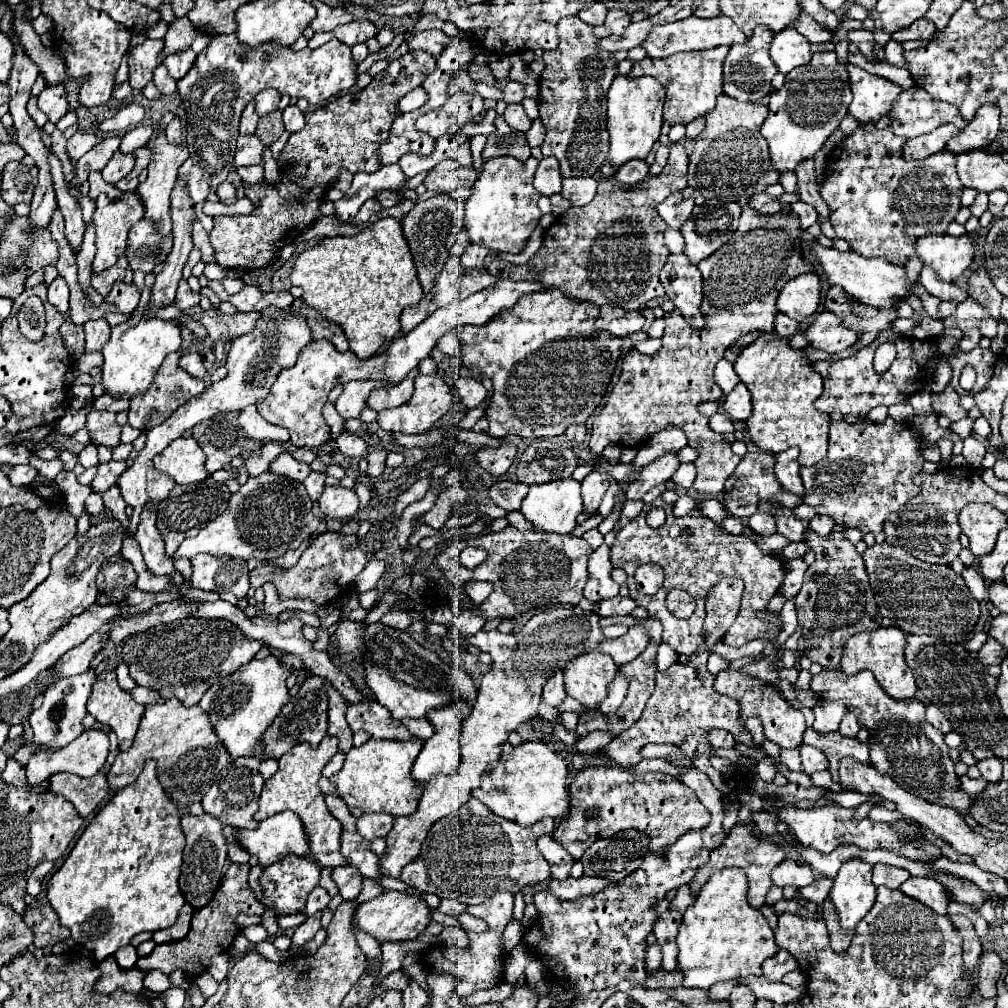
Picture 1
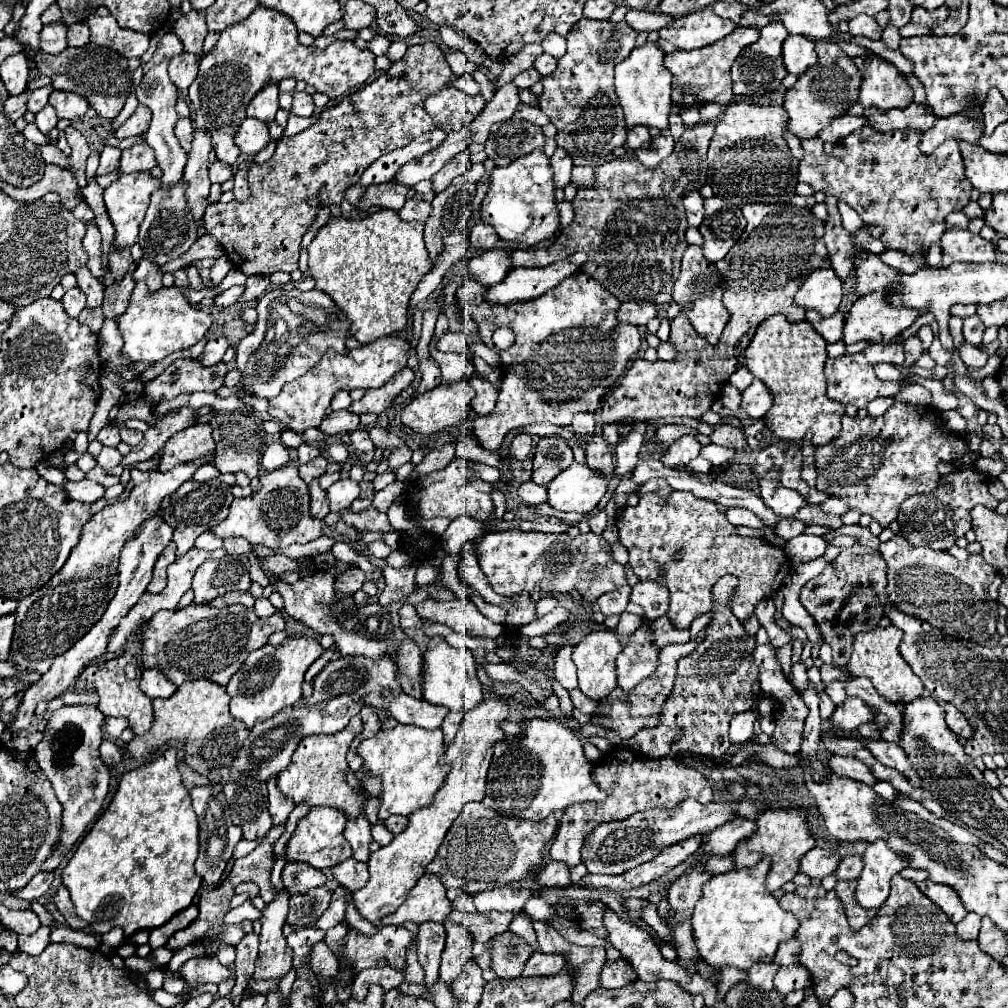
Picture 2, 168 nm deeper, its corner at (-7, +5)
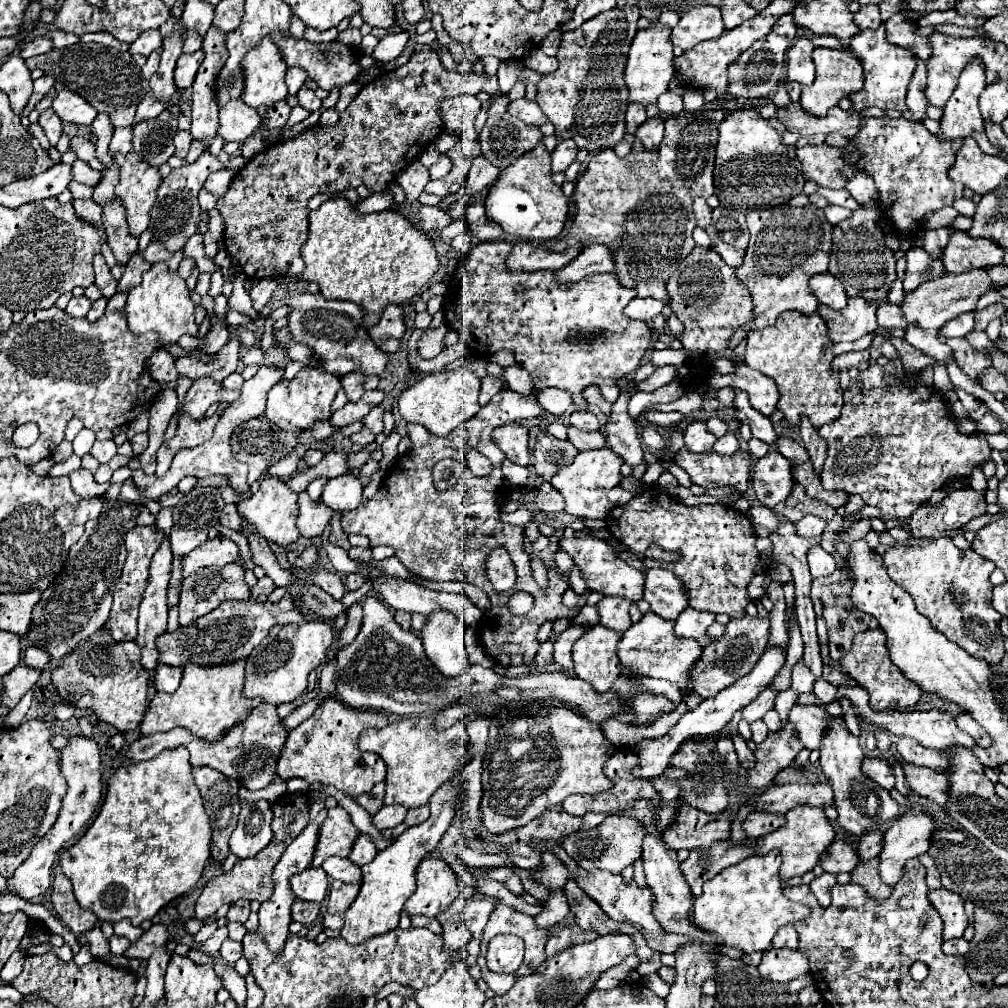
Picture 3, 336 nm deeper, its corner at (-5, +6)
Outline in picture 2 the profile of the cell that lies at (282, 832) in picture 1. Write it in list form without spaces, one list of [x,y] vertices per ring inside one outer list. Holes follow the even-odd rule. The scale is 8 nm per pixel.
[[[312,806],[310,812],[298,822],[290,840],[286,842],[284,858],[306,862],[314,868],[332,868],[334,864],[348,860],[352,856],[352,850],[350,850],[350,844],[346,842],[344,834],[342,834],[344,826],[346,826],[346,816],[342,812],[338,812],[334,808]]]

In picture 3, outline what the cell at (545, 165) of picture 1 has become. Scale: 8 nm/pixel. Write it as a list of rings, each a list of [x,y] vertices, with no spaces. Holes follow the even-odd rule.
[[[562,141],[552,153],[552,171],[566,171],[566,167],[576,159],[578,147],[574,141]]]

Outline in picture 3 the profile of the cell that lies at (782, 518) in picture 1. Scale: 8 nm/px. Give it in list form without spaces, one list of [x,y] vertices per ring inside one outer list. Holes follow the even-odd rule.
[[[756,461],[754,479],[752,479],[756,497],[762,505],[774,507],[784,501],[794,485],[790,461]]]

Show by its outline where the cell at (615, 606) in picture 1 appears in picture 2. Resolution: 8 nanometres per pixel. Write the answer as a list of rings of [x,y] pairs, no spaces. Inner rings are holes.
[[[638,582],[632,588],[630,602],[642,606],[646,618],[654,620],[658,616],[664,616],[668,610],[668,590],[658,582]]]

